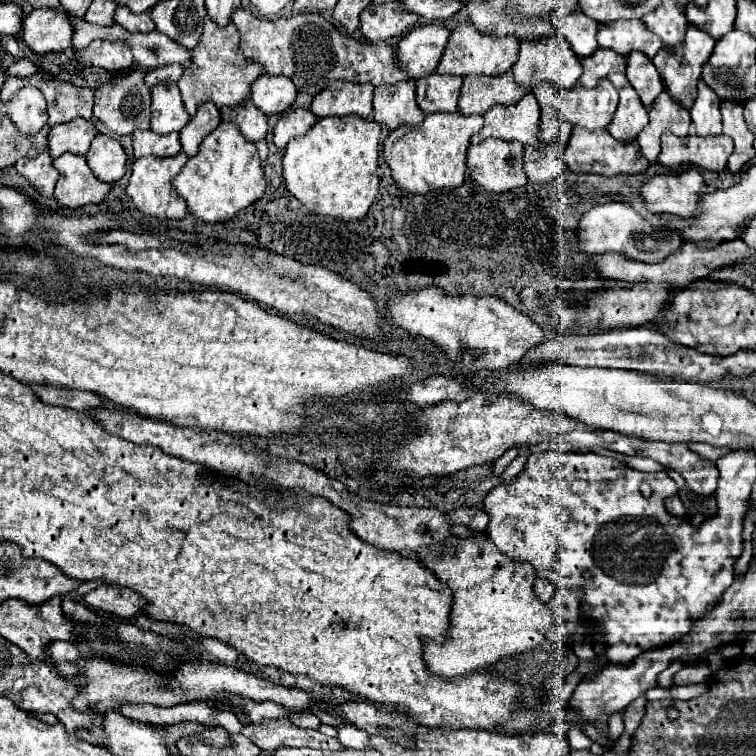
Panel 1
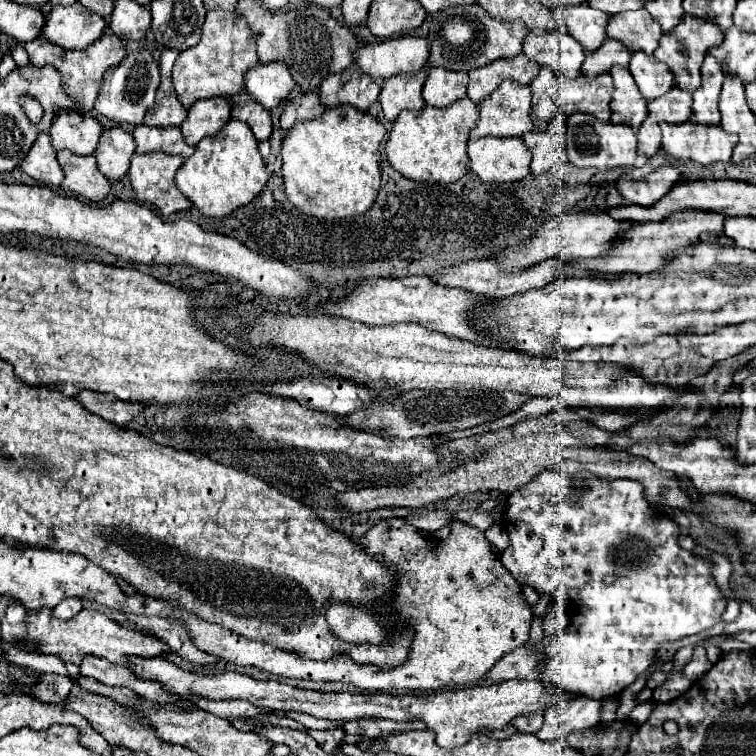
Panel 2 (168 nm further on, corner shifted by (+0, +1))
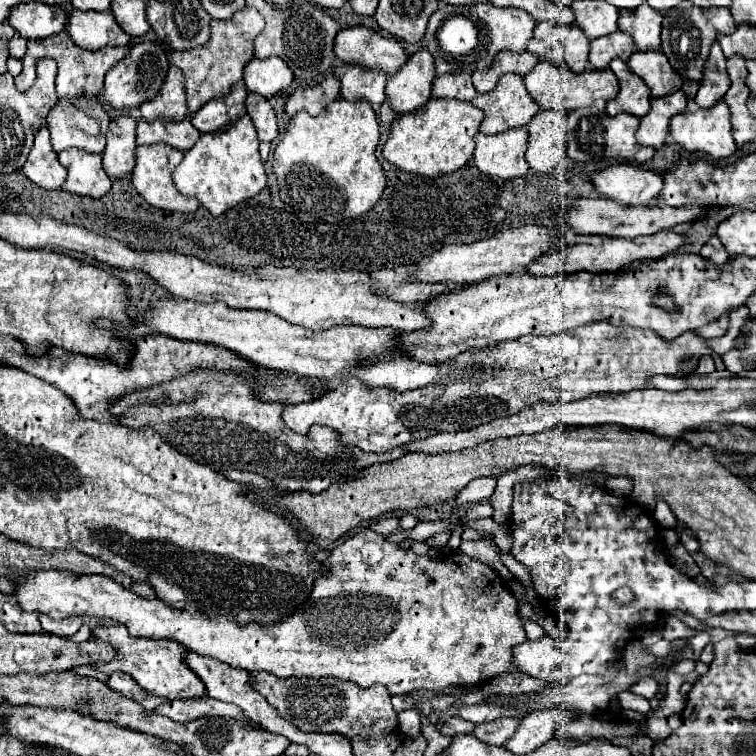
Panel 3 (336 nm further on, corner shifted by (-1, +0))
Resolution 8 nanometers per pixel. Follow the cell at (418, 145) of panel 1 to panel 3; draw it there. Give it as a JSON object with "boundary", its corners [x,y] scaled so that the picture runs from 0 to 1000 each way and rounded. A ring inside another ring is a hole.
{"boundary":[[[569,130],[553,148],[532,151],[519,161],[513,185],[505,196],[508,209],[534,228],[553,233],[590,233],[608,225],[624,209],[627,177],[640,159],[640,148],[611,132]]]}

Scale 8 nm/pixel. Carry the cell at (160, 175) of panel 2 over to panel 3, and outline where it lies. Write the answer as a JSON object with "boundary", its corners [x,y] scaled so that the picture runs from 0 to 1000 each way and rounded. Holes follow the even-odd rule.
{"boundary":[[[204,190],[204,193],[183,193],[180,196],[180,220],[175,228],[175,243],[185,254],[185,259],[214,278],[233,278],[233,280],[257,280],[262,275],[262,265],[241,259],[228,238],[230,222],[241,214],[243,204],[233,196],[217,193],[217,190]]]}

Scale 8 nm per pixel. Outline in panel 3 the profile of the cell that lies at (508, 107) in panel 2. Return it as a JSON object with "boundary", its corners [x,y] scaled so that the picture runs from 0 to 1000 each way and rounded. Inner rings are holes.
{"boundary":[[[667,98],[648,124],[632,124],[624,138],[643,151],[635,164],[638,177],[661,177],[696,167],[714,146],[685,98]]]}

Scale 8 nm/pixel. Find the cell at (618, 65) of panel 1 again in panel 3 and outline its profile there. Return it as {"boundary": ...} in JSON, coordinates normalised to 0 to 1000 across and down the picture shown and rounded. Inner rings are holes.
{"boundary":[[[804,45],[802,50],[791,50],[791,56],[780,56],[780,87],[786,93],[799,93],[812,77],[831,82],[833,71],[839,69],[839,58],[828,45]]]}

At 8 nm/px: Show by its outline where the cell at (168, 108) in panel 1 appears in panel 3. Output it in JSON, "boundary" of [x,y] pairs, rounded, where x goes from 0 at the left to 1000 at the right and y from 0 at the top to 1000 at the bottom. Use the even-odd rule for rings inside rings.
{"boundary":[[[225,87],[222,103],[214,111],[214,119],[209,122],[206,130],[198,135],[190,135],[185,140],[188,156],[193,161],[204,161],[209,156],[225,159],[225,161],[238,161],[249,153],[246,143],[246,124],[243,124],[243,101],[241,93],[233,87]]]}

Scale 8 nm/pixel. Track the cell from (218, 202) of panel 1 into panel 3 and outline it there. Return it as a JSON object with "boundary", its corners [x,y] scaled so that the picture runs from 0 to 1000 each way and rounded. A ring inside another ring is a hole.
{"boundary":[[[328,151],[291,175],[267,177],[267,183],[243,204],[243,212],[230,225],[230,241],[238,257],[259,262],[280,286],[291,286],[315,267],[339,259],[349,251],[354,233],[341,204],[341,180]]]}

